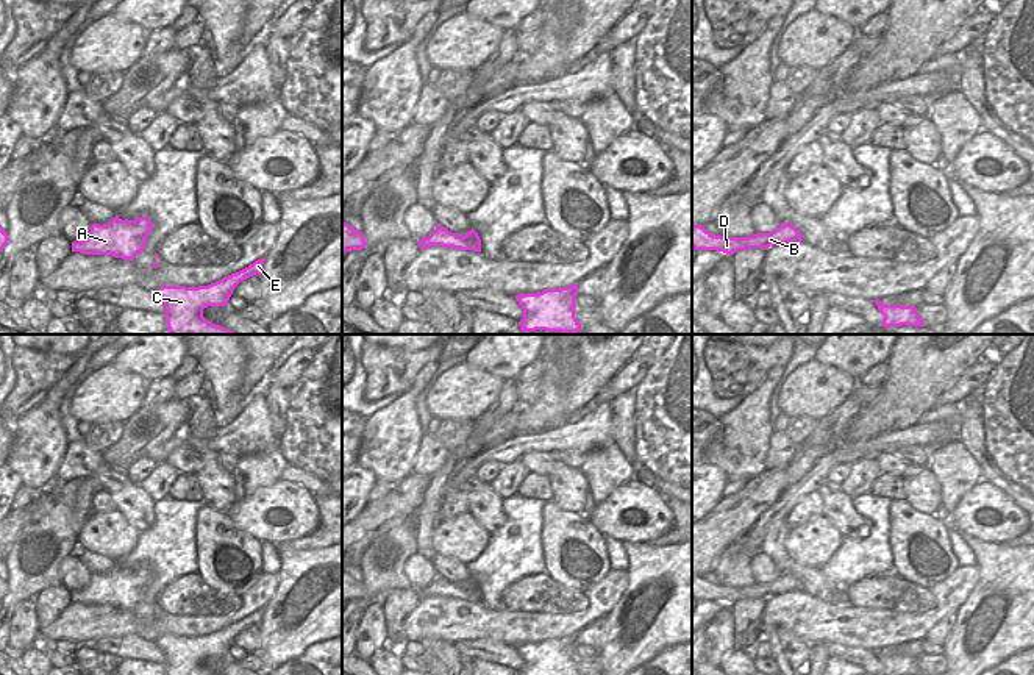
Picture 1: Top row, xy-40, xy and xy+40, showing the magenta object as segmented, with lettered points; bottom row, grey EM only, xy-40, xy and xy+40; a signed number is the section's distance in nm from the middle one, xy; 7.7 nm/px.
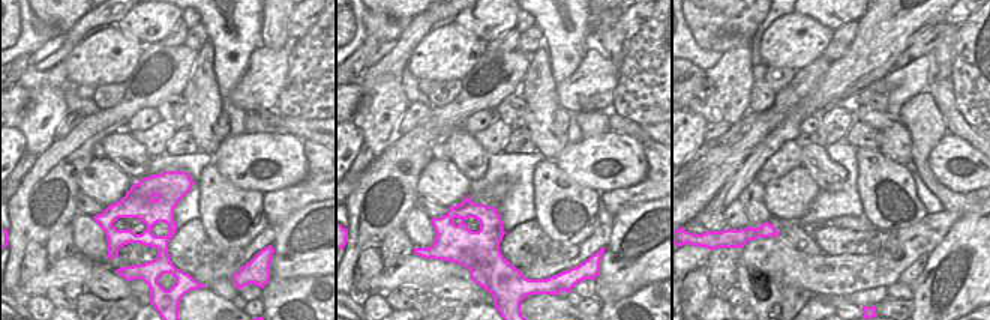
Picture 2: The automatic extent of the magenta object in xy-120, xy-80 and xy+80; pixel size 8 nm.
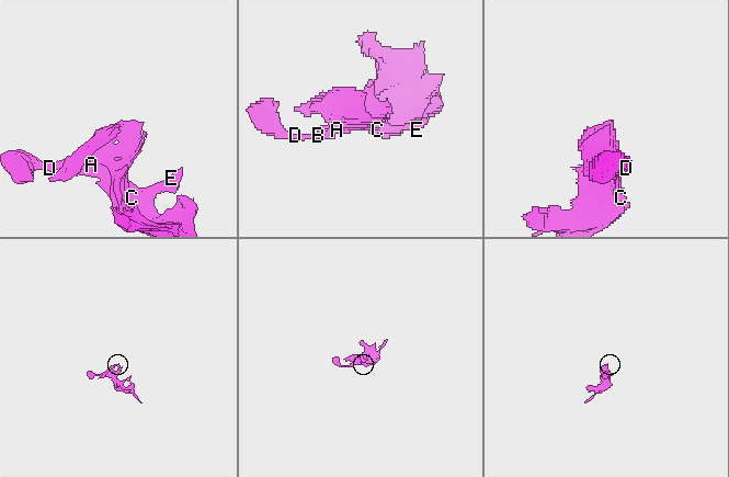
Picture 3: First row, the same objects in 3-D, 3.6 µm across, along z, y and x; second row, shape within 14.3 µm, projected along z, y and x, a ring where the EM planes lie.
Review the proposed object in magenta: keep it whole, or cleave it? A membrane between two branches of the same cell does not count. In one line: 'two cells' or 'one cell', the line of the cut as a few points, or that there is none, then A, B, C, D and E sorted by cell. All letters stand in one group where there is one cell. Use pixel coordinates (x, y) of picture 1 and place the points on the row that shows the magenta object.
two cells; cut in xy along (430, 236), (420, 244); A C E / B D

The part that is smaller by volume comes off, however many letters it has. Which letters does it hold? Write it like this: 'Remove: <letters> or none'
Remove: B, D

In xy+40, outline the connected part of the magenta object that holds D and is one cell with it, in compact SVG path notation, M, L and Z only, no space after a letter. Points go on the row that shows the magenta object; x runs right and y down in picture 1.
M789 222L781 223L772 233L756 233L748 238L714 236L703 225L692 225L692 248L717 250L733 255L745 248L768 248L786 242L801 242L803 234Z

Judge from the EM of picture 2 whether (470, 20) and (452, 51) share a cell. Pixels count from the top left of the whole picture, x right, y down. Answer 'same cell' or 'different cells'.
different cells

